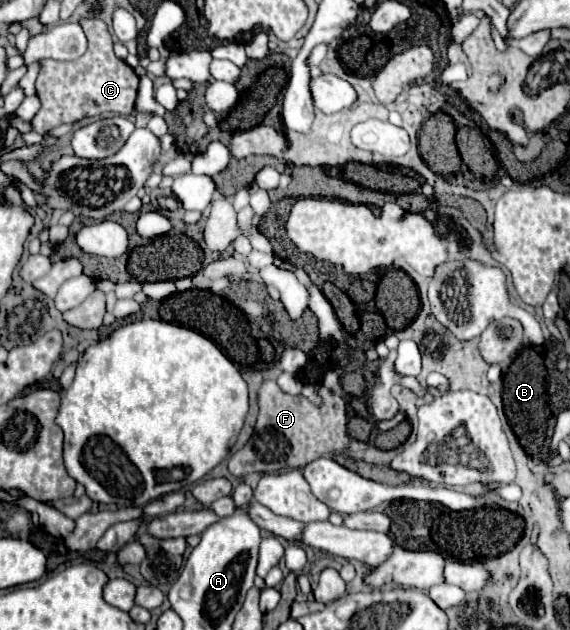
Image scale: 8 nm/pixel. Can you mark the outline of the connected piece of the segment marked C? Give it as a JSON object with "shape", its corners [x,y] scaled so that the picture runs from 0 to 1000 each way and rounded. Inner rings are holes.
{"shape":[[[149,27],[139,33],[146,43],[156,78],[132,97],[68,97],[68,122],[65,122],[65,154],[72,157],[72,176],[61,183],[58,205],[65,211],[79,211],[89,202],[111,195],[135,195],[139,183],[177,183],[177,179],[205,179],[205,183],[230,183],[244,122],[240,116],[212,97],[198,84],[198,65],[188,49],[188,40],[170,27]]]}

